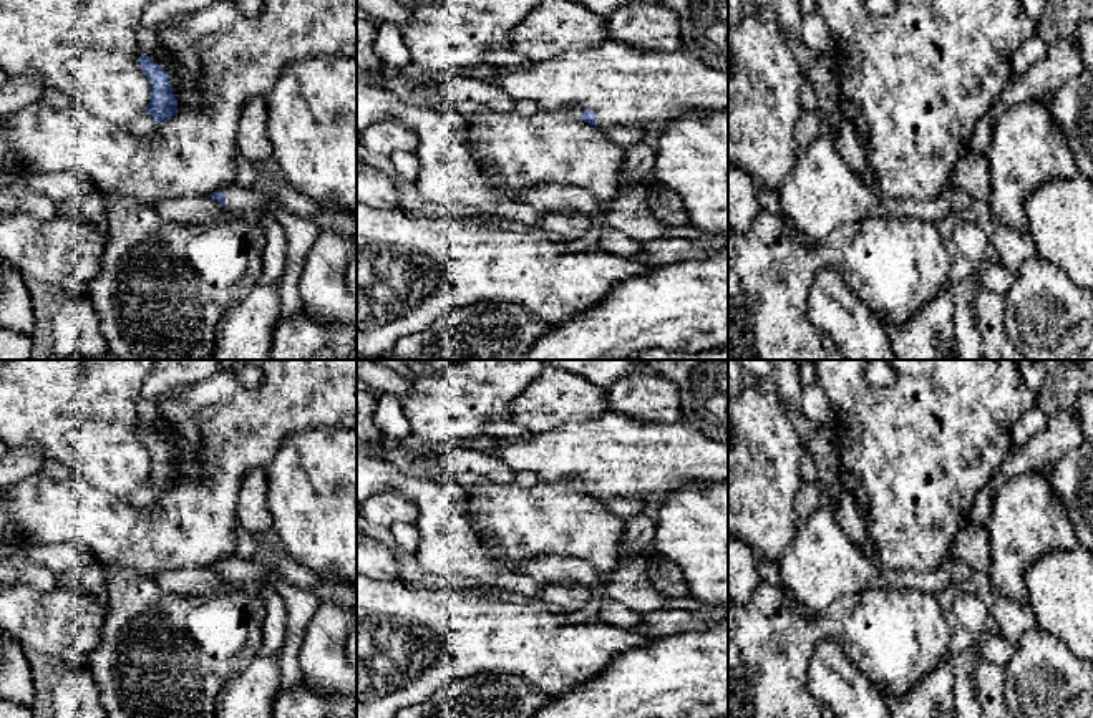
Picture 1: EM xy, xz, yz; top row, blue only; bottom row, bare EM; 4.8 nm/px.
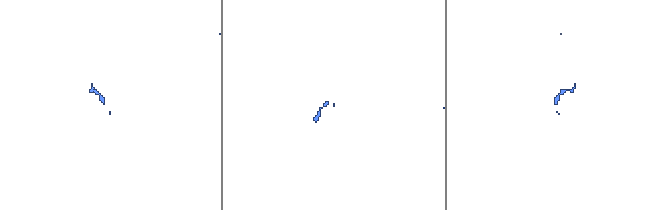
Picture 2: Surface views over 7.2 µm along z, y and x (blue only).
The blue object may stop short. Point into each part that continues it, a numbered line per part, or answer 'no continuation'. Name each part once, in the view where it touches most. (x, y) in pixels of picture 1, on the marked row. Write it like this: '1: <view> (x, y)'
1: xz (646, 90)

